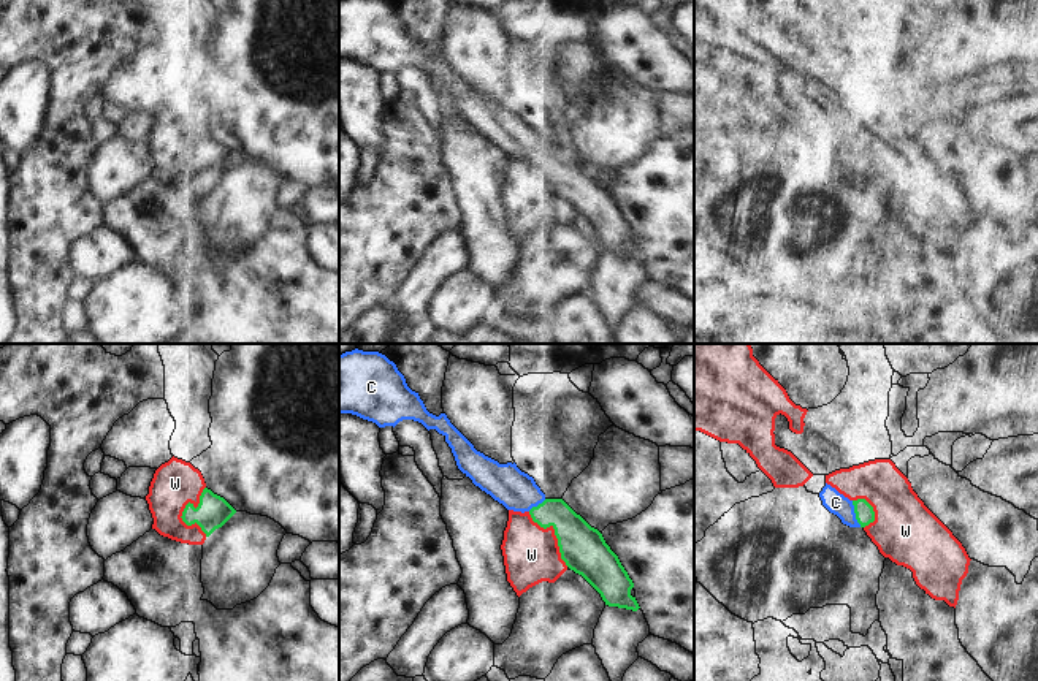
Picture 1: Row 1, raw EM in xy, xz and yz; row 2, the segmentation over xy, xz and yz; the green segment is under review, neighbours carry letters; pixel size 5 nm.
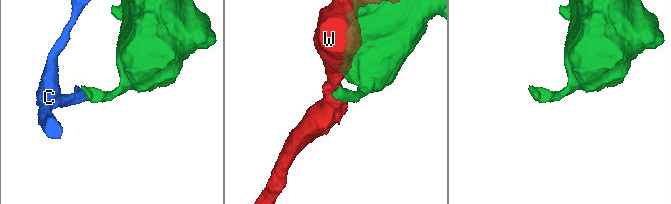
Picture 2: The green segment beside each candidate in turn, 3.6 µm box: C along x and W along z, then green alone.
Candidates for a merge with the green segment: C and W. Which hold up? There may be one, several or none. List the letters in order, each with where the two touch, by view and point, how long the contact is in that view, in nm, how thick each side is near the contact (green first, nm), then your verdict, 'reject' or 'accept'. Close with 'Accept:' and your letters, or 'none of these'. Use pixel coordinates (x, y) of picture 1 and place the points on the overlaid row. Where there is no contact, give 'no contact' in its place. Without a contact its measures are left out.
C: contact yz (854, 512); length 140 nm; calibres 100 and 110 nm; accept
W: contact xy (184, 510); length 260 nm; calibres 170 and 240 nm; reject
Accept: C

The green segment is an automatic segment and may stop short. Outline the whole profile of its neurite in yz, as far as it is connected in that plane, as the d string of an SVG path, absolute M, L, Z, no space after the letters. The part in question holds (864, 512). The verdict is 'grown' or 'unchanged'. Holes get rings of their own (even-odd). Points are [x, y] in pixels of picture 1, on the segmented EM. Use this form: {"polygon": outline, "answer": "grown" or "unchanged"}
{"polygon": "M827 483L819 497L822 505L849 527L865 527L875 521L873 507L865 499L849 500Z", "answer": "grown"}

